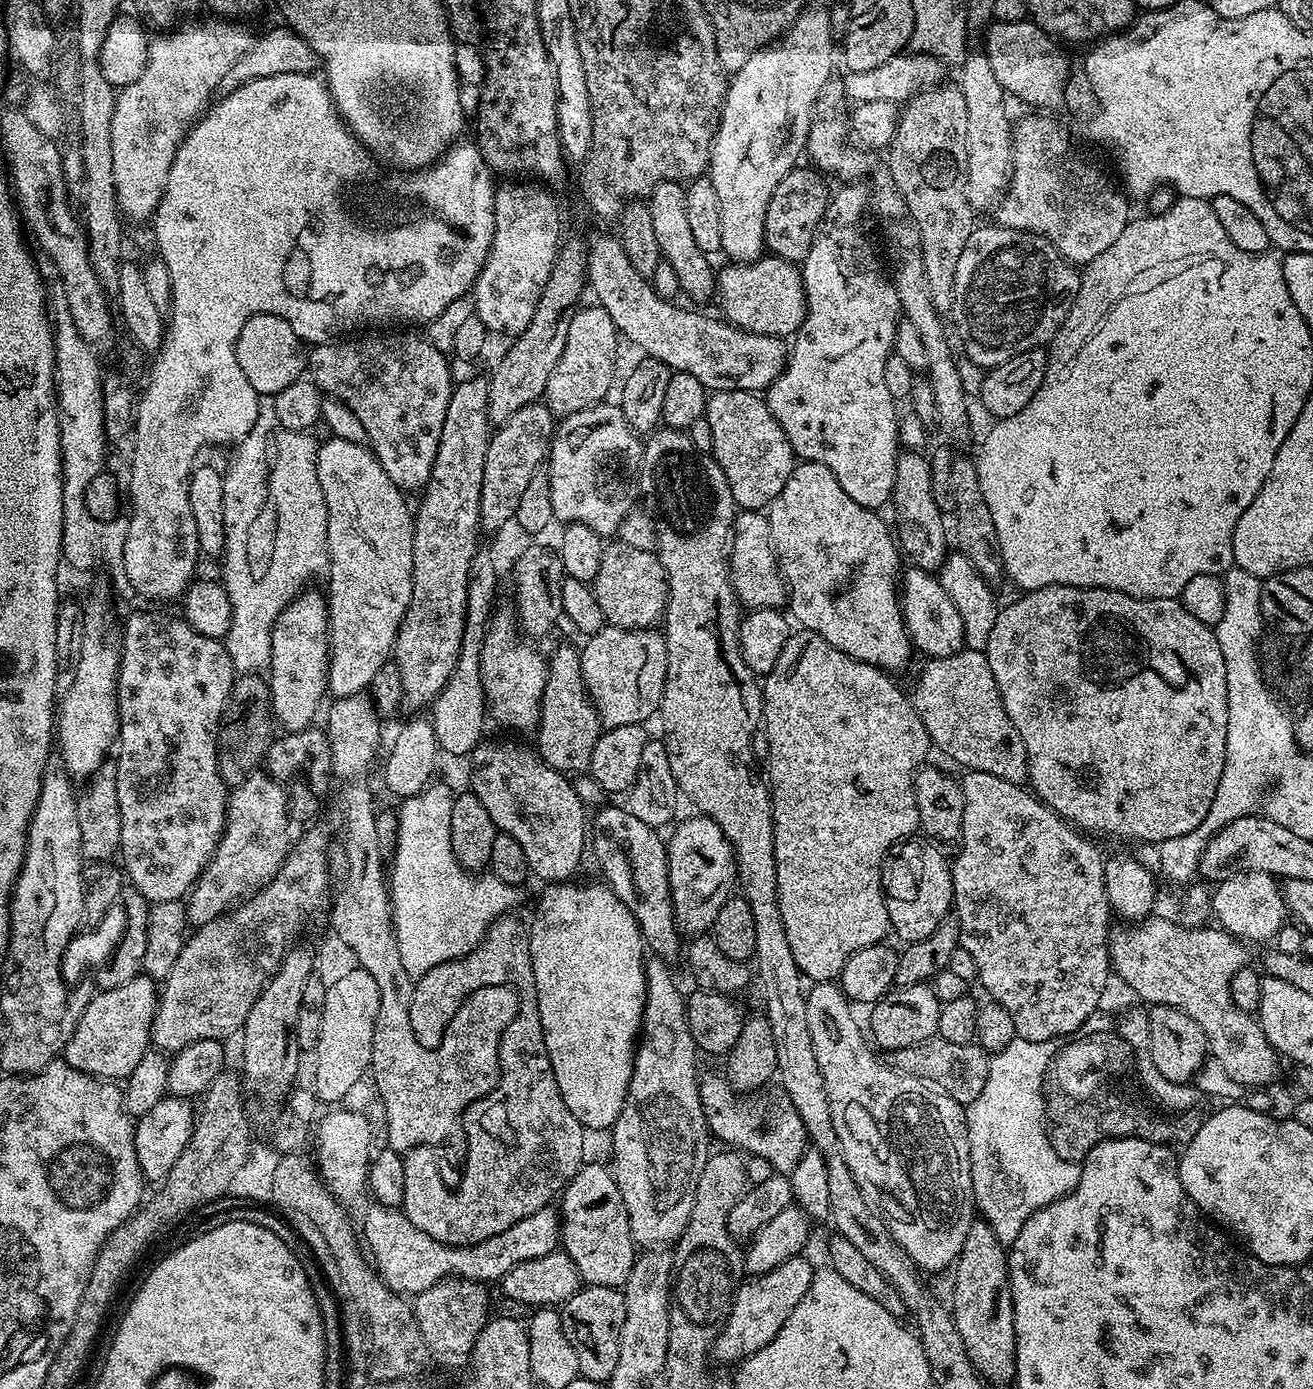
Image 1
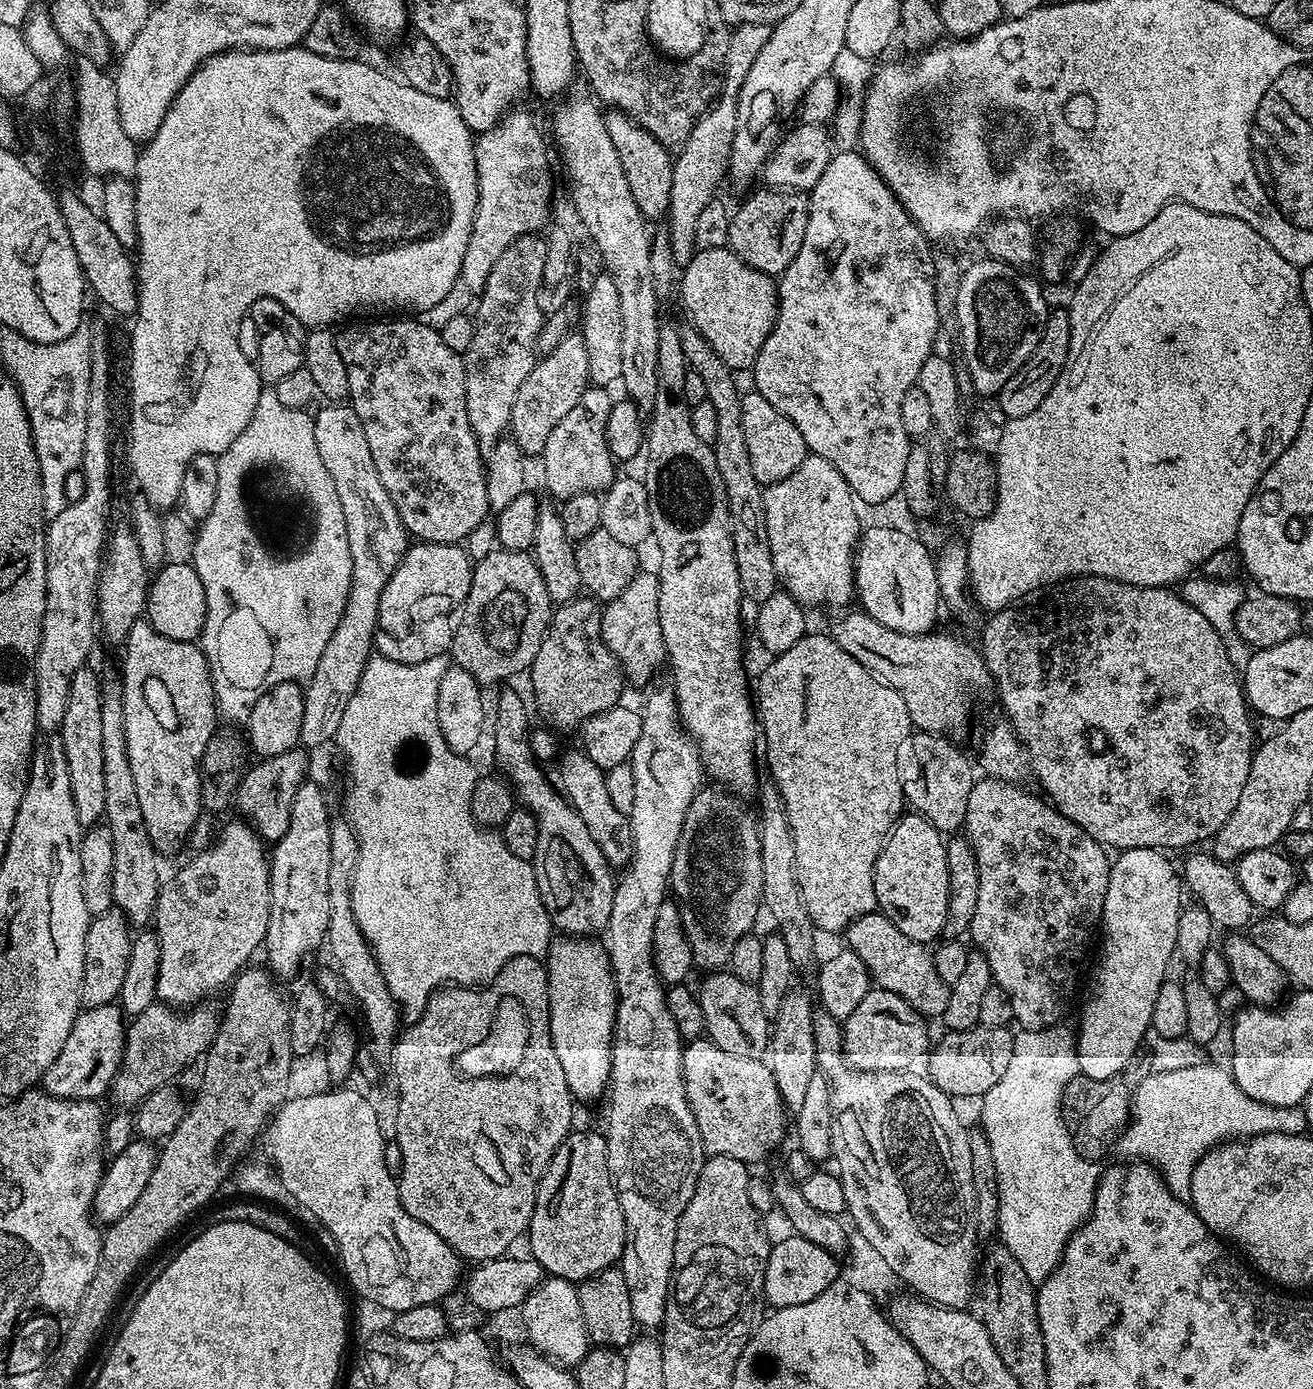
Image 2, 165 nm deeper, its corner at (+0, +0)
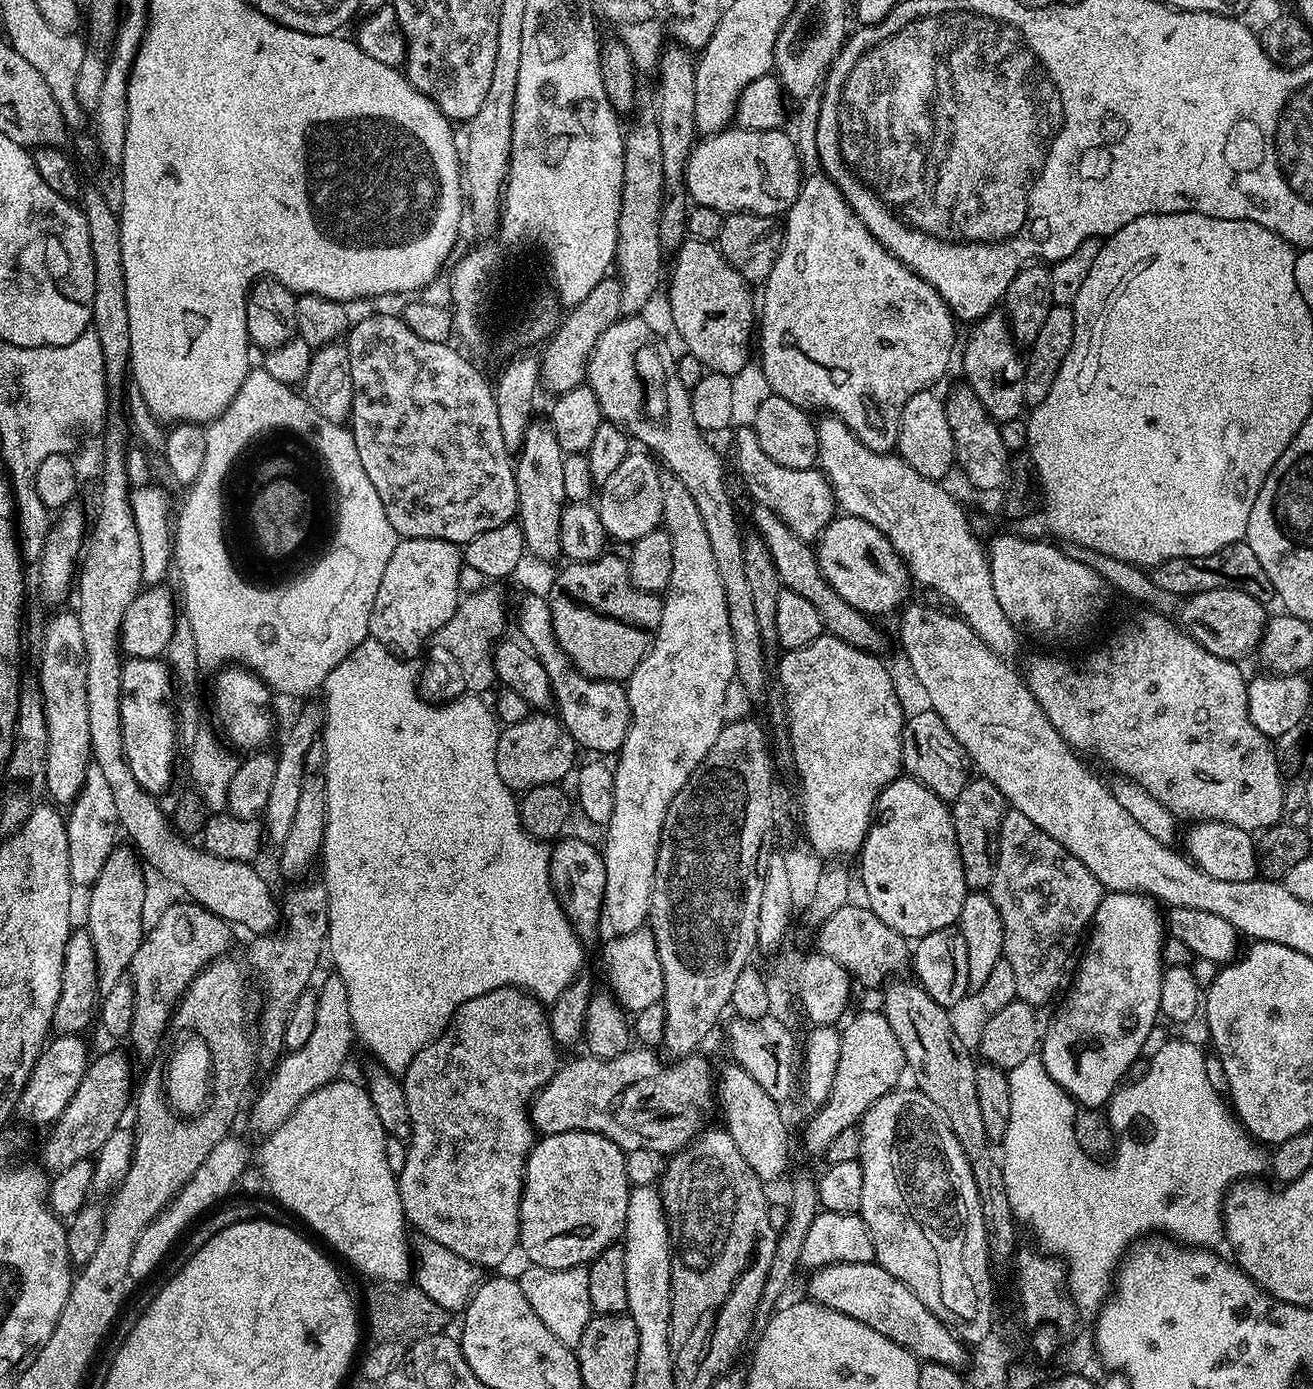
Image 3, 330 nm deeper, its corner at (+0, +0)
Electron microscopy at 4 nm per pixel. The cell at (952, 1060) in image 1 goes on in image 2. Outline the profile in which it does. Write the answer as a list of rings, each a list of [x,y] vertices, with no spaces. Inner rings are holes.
[[[979,1026],[961,1032],[943,1033],[944,1041],[927,1053],[926,1075],[950,1098],[976,1096],[983,1098],[990,1086],[1006,1074],[1010,1067],[1010,1054],[1014,1054],[1013,1033],[1008,1028],[981,1028]]]

